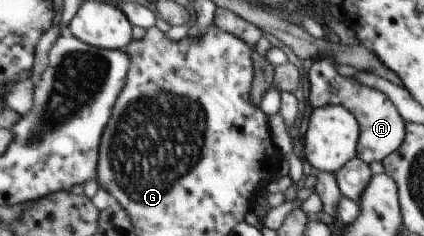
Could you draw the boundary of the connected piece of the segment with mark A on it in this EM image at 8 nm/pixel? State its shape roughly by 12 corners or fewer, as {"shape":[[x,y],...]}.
{"shape":[[331,58],[308,72],[310,106],[344,105],[357,119],[357,157],[381,162],[405,122],[377,90],[338,74]]}

